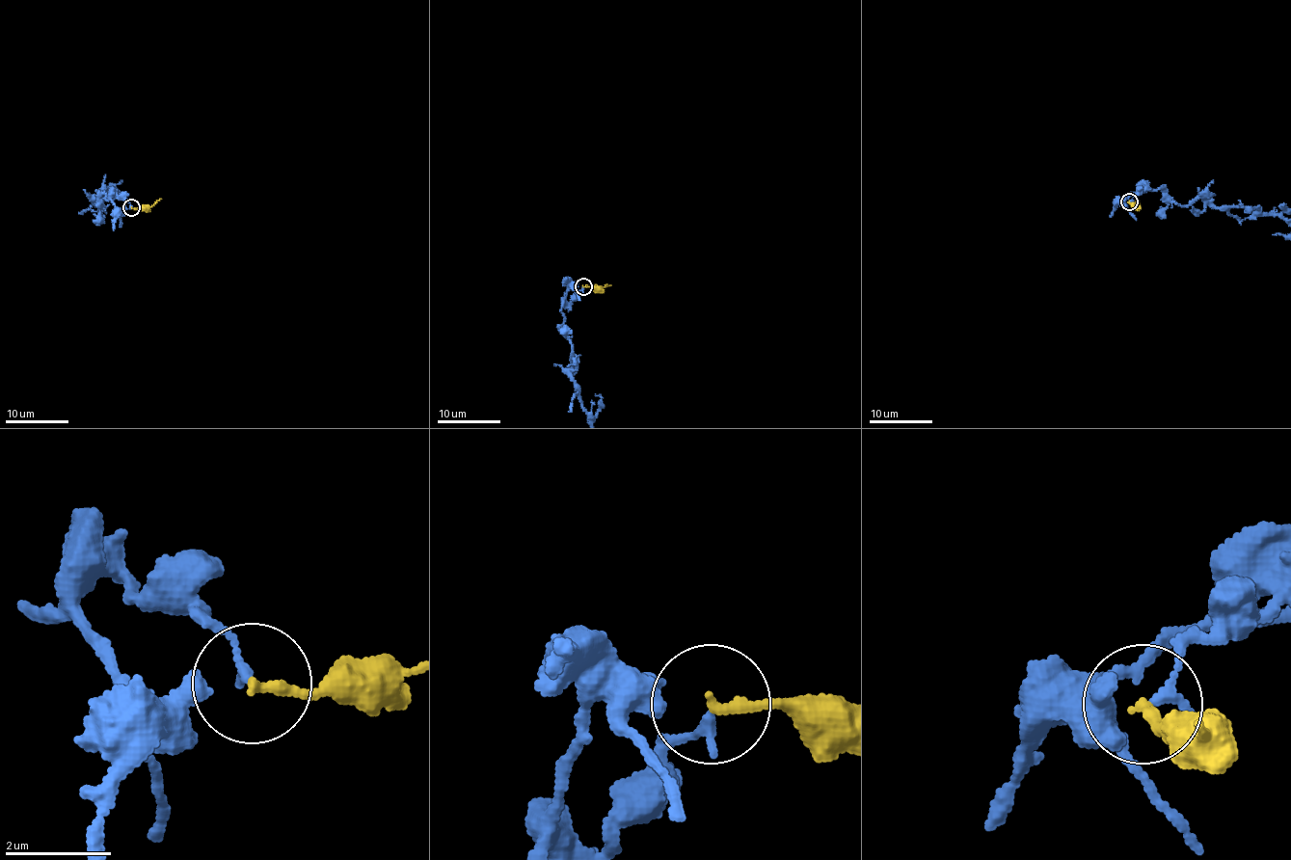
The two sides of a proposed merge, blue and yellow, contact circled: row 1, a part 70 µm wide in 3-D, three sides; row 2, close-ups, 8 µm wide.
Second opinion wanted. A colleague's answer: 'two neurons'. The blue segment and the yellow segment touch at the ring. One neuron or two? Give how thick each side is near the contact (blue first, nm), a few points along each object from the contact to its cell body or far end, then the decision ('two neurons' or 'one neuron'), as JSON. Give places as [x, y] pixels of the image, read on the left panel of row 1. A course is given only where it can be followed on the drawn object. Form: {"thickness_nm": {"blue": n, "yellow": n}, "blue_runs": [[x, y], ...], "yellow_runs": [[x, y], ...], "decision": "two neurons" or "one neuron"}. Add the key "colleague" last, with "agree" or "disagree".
{"thickness_nm": {"blue": 130, "yellow": 200}, "yellow_runs": [[131, 208], [149, 208], [161, 199]], "decision": "two neurons", "colleague": "agree"}

